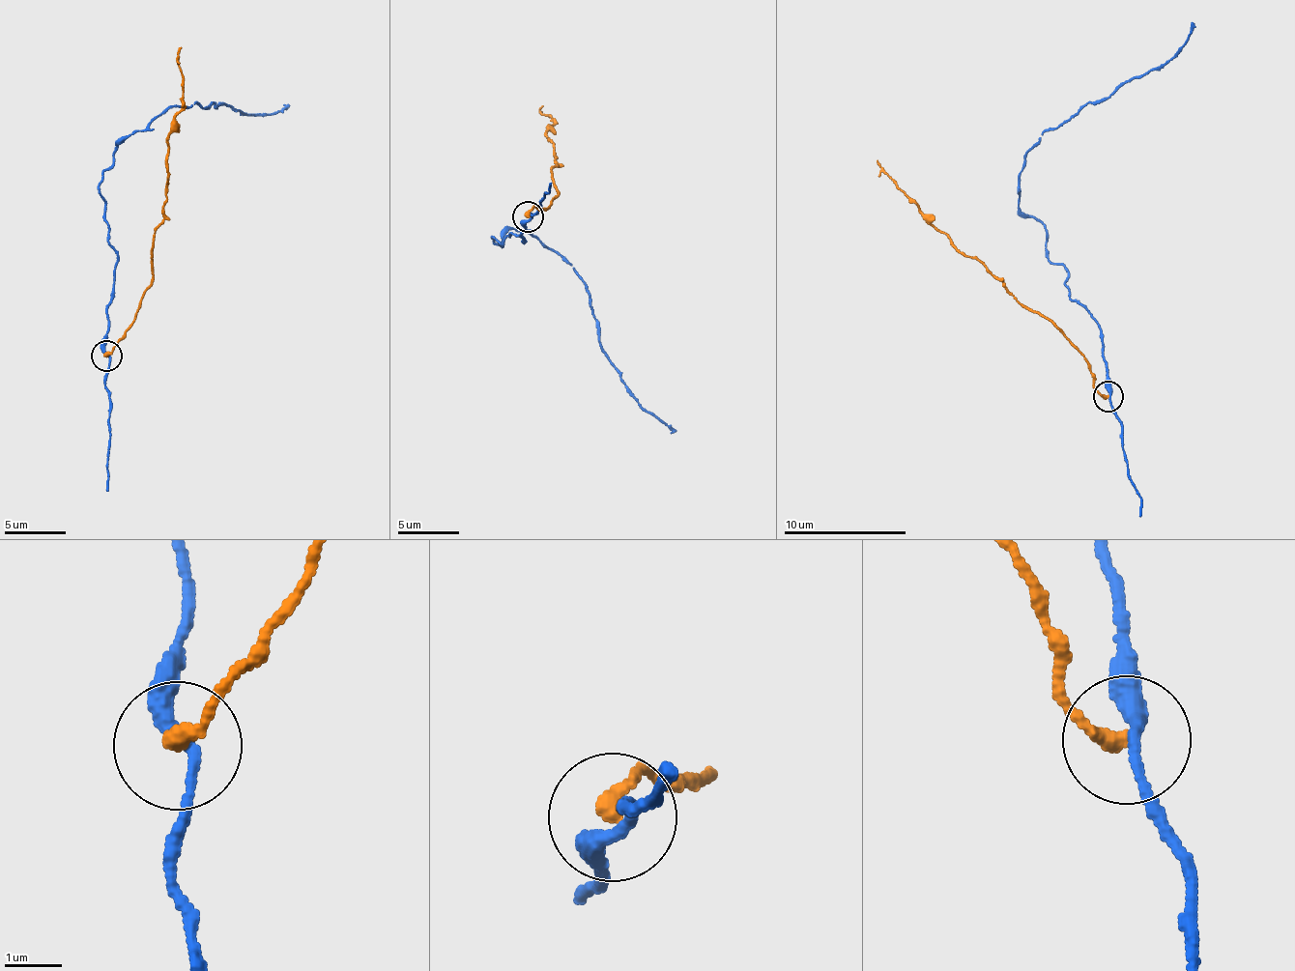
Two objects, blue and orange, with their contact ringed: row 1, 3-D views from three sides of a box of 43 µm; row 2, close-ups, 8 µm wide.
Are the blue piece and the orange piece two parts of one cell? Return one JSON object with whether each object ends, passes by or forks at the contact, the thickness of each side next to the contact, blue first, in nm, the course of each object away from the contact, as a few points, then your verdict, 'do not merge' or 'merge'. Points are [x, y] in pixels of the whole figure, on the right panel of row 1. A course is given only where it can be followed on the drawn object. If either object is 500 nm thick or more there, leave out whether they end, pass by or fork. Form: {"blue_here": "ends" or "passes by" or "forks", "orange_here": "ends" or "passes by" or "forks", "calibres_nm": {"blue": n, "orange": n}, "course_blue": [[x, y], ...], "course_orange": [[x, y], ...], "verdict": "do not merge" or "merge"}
{"blue_here": "passes by", "orange_here": "ends", "calibres_nm": {"blue": 240, "orange": 280}, "course_blue": [[1108, 397], [1098, 320], [1069, 295], [1069, 269], [1019, 206], [1020, 174], [1032, 145], [1171, 59], [1194, 24]], "course_orange": [[1108, 397], [1100, 396], [1084, 356], [1055, 328], [1021, 307], [987, 269], [922, 214], [914, 201], [876, 162]], "verdict": "do not merge"}

